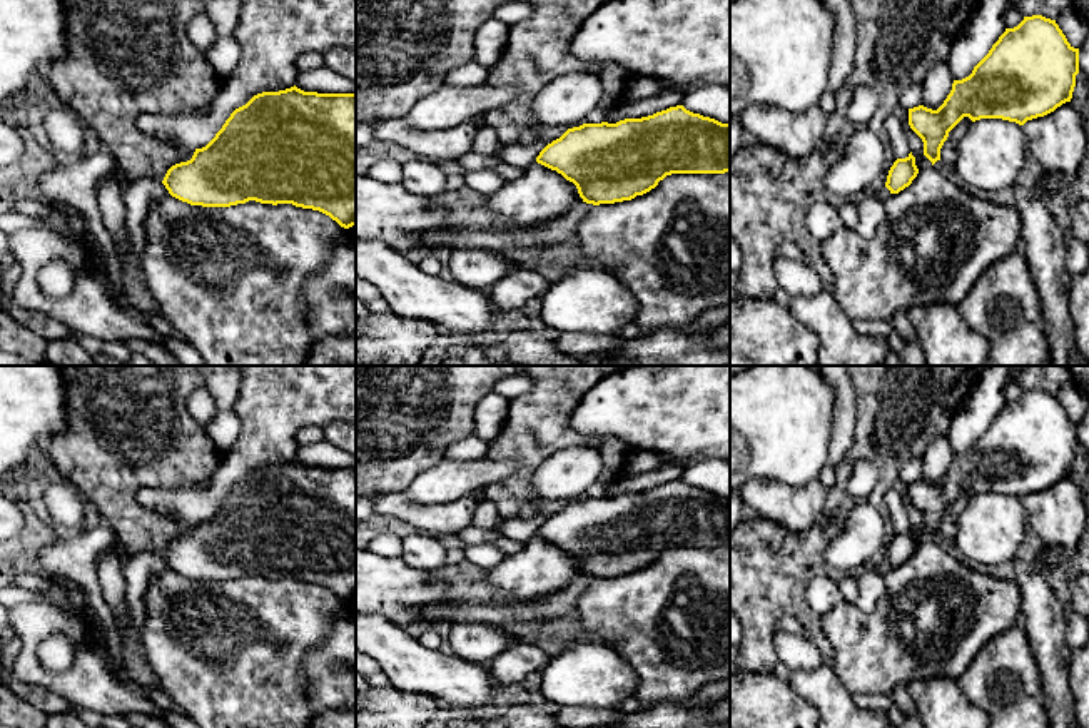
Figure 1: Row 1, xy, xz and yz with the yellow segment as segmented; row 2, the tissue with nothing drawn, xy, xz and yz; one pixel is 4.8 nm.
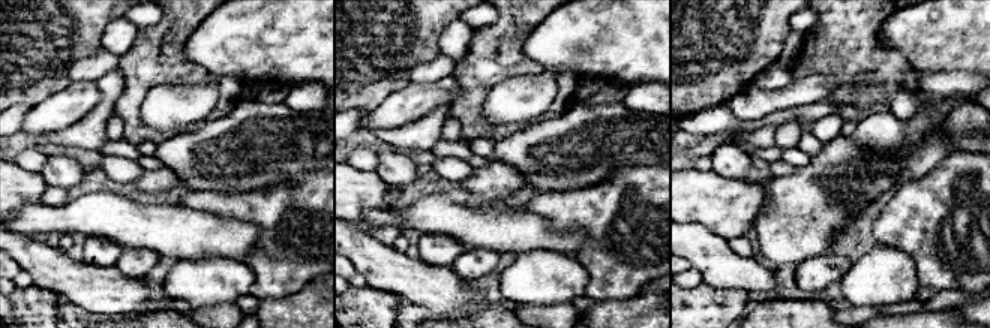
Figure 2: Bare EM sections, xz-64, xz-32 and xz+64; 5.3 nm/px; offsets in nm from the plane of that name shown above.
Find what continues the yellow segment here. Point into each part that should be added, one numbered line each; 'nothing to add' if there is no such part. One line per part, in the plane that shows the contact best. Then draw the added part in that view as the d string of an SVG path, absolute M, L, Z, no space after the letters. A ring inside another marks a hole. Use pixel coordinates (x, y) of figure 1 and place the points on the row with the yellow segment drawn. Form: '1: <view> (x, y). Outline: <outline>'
nothing to add

